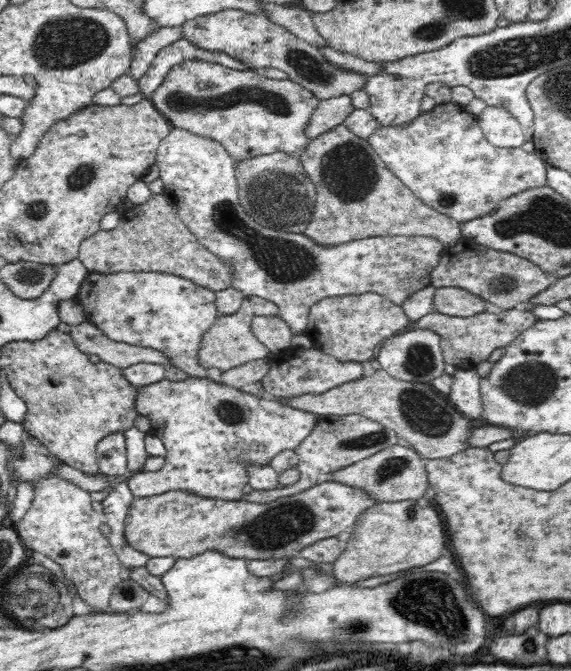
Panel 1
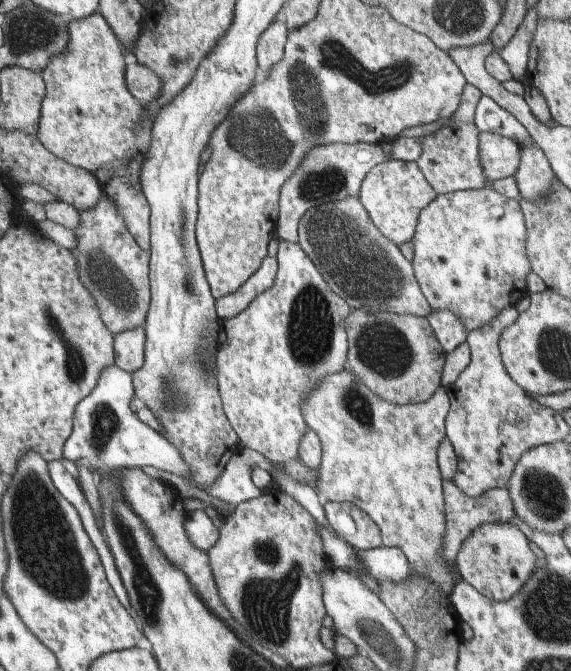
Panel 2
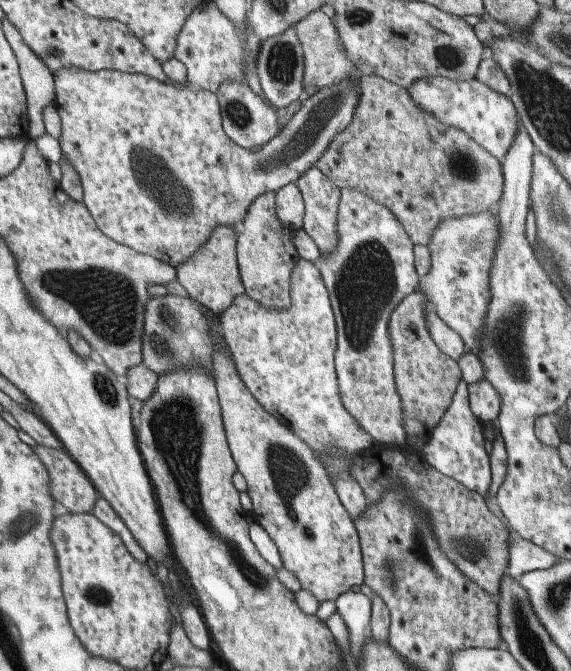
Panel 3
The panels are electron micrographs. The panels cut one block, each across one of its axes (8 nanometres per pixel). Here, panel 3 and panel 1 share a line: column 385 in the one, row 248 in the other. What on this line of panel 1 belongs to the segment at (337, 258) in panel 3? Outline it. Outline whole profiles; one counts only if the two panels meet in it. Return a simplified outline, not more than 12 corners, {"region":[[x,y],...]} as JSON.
{"region":[[172,128],[163,192],[232,287],[276,301],[294,336],[328,297],[403,305],[441,242],[318,246],[240,204],[235,160]]}

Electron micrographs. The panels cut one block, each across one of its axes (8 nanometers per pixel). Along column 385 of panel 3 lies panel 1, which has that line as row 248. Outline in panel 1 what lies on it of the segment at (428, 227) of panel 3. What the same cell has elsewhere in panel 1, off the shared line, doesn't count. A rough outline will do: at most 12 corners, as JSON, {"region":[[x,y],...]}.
{"region":[[164,192],[80,244],[89,272],[163,272],[215,292],[232,265]]}

